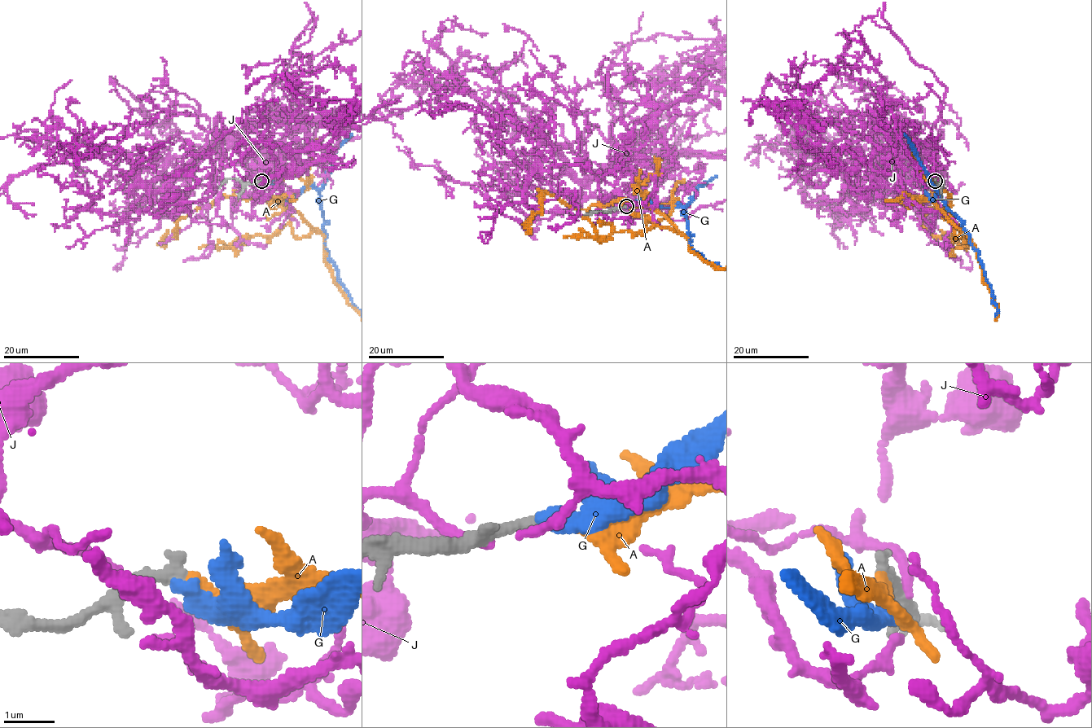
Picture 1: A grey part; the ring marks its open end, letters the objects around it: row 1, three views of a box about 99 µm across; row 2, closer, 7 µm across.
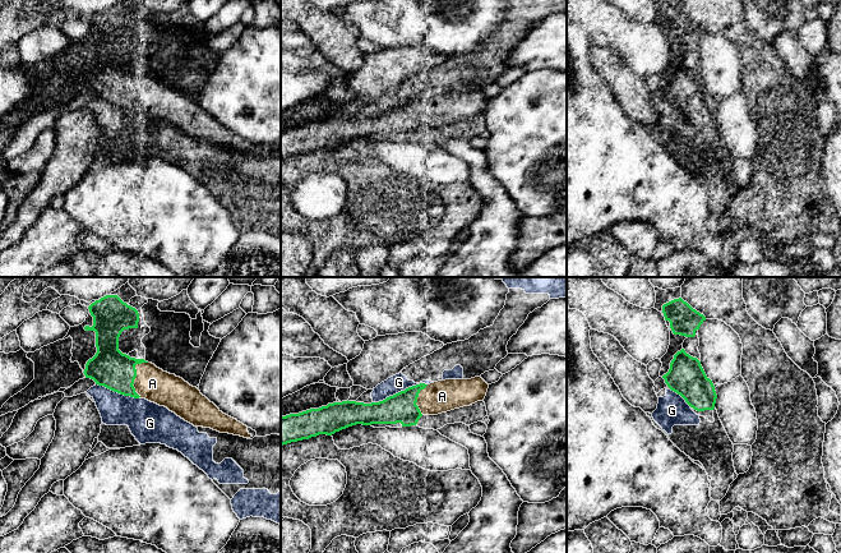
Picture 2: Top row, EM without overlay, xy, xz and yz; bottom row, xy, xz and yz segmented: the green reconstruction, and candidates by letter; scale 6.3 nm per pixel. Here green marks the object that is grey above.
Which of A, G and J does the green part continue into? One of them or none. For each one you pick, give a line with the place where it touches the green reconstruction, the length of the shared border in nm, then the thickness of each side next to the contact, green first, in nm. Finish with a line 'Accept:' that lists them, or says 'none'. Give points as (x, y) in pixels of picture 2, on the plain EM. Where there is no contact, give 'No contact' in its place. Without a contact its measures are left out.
A: Touches green at xy (135, 90). Shared border 220 nm. Thickness 240 nm (green) against 220 nm
Accept: A

